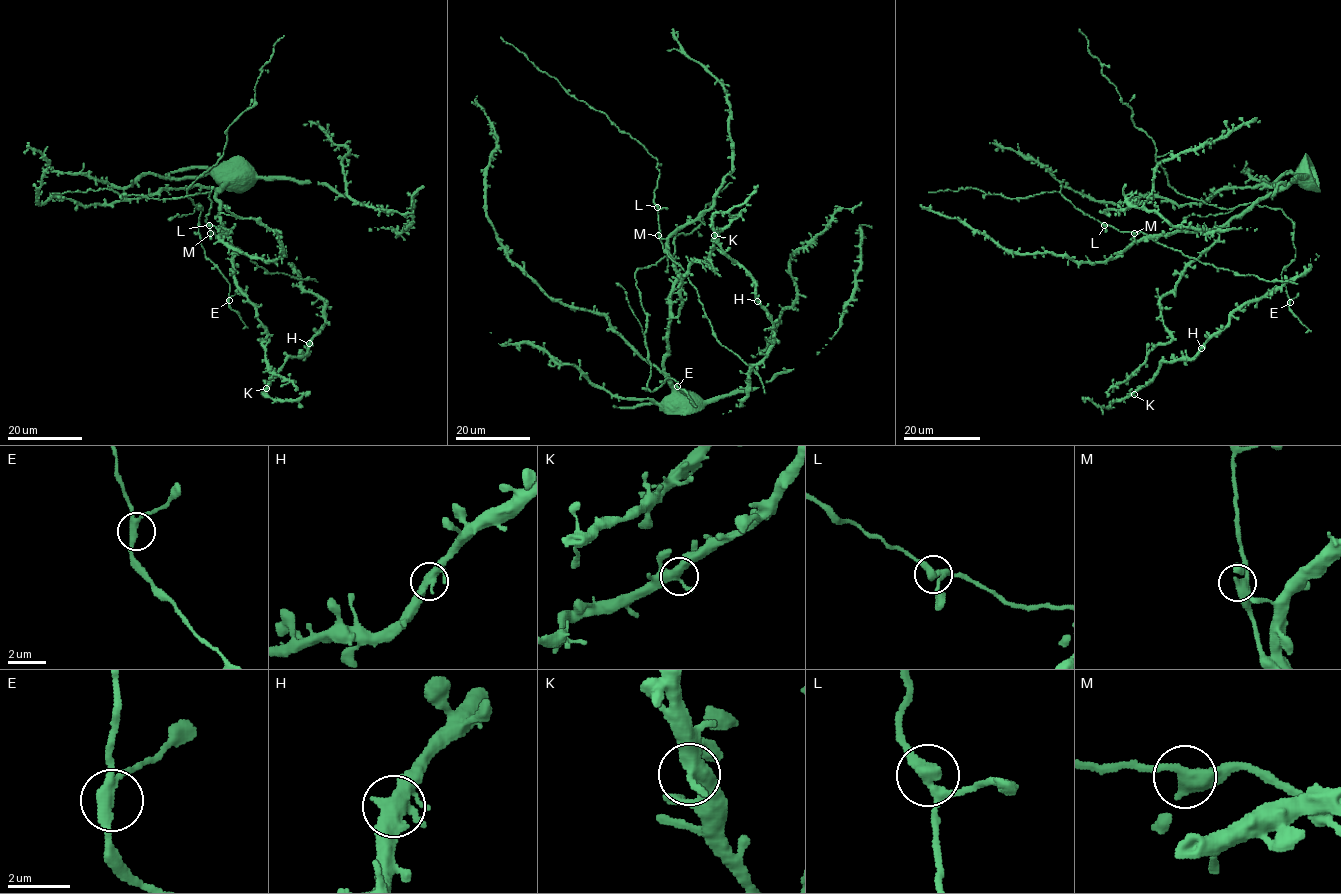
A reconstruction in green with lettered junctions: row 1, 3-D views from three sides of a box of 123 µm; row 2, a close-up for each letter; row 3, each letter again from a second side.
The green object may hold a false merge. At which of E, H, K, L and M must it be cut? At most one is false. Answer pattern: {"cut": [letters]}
{"cut": []}

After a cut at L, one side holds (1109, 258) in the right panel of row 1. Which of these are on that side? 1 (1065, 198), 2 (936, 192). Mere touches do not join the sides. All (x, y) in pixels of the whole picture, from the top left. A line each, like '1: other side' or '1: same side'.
1: other side
2: other side

